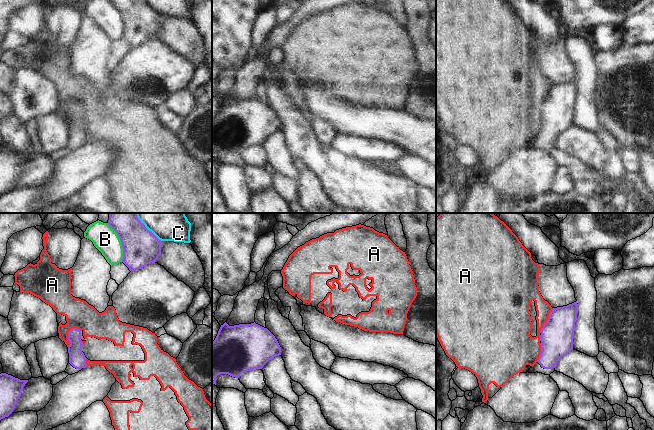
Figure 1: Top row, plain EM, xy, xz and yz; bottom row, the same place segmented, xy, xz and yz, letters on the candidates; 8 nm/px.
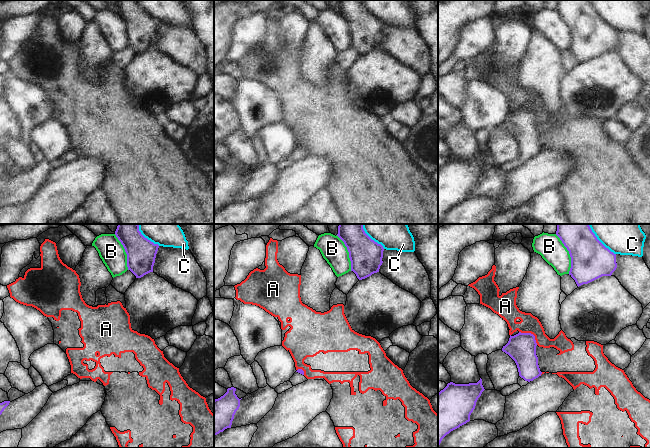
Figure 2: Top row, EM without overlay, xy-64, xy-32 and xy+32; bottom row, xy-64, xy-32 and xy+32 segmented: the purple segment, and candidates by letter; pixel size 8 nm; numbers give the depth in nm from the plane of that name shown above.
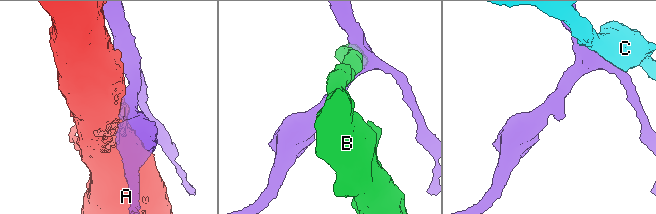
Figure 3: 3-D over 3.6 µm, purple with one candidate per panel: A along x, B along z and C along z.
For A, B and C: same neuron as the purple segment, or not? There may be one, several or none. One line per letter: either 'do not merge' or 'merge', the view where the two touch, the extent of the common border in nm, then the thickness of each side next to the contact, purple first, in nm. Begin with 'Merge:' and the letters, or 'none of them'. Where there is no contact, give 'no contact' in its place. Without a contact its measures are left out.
Merge: none of them
A: do not merge; contact in xy; length 180 nm; calibres 140 and 220 nm
B: do not merge; contact in xy; length 340 nm; calibres 280 and 200 nm
C: do not merge; contact in xy; length 300 nm; calibres 280 and 360 nm

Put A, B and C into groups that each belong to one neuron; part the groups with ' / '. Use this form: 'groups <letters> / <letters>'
groups A / B / C

